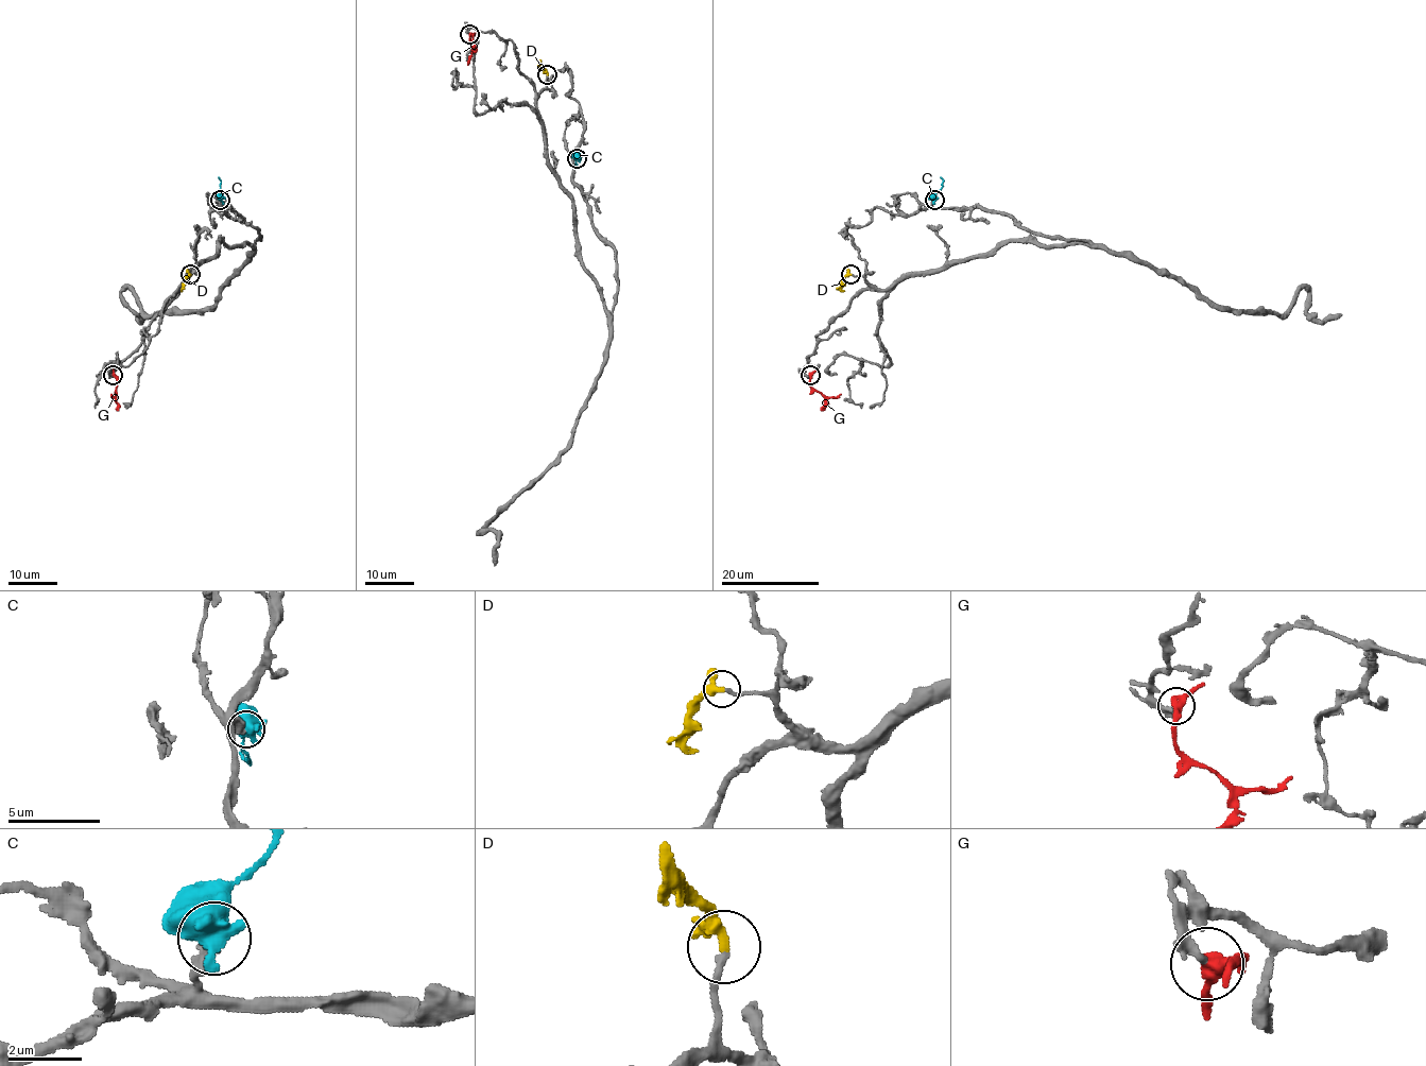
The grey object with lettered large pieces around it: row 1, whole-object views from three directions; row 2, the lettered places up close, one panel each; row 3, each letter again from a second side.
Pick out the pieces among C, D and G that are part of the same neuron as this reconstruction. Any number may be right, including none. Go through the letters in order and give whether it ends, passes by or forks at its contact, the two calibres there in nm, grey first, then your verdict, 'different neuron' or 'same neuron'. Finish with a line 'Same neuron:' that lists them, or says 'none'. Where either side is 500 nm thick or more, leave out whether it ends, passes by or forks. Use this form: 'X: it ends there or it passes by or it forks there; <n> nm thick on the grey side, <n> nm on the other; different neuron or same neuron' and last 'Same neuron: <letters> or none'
C: 320 nm thick on the grey side, 600 nm on the other; different neuron
D: it passes by; 200 nm thick on the grey side, 260 nm on the other; same neuron
G: it passes by; 240 nm thick on the grey side, 320 nm on the other; different neuron
Same neuron: D

